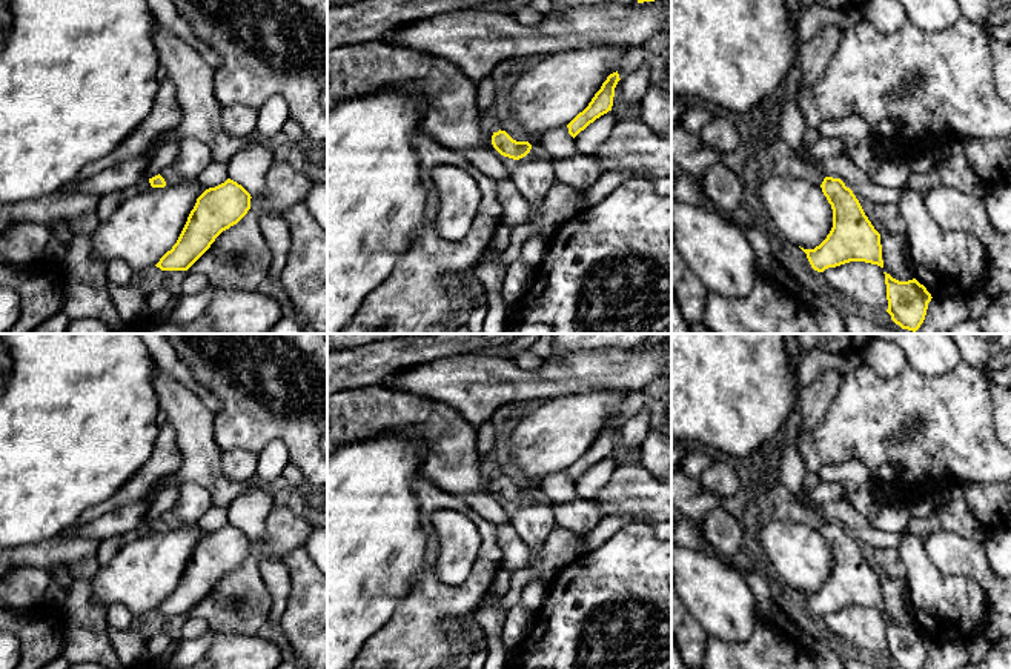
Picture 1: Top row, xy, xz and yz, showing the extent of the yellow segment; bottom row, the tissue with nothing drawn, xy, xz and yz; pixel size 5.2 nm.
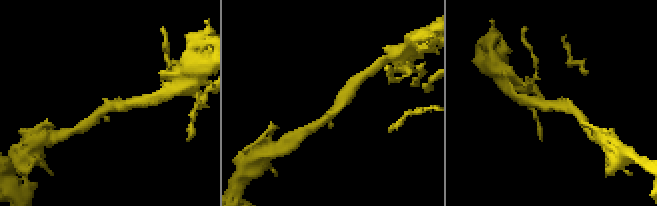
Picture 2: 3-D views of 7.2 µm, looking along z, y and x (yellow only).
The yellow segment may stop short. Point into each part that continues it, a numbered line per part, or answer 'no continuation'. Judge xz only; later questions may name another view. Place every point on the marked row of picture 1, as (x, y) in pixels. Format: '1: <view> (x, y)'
1: xz (450, 116)

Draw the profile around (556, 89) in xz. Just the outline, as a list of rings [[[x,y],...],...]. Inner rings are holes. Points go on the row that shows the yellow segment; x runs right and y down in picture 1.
[[[588,45],[544,57],[509,92],[513,120],[527,137],[541,137],[550,129],[568,125],[588,106],[607,77],[619,69],[627,49],[624,45]]]

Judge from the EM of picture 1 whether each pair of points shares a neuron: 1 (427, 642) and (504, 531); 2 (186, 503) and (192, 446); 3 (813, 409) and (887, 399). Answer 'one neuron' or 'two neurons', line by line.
1: two neurons
2: two neurons
3: two neurons

